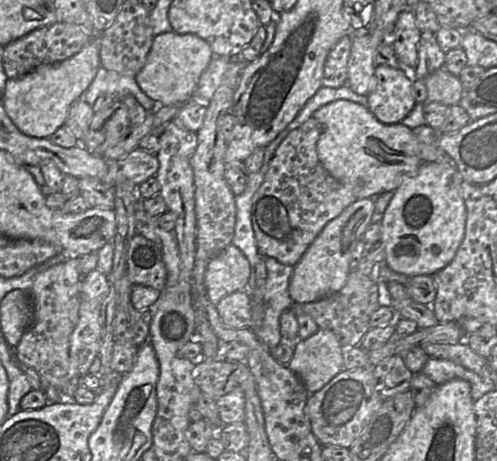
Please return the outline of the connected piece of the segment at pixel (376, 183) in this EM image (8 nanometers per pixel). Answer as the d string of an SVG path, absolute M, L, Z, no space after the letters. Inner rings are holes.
M335 100L313 113L322 125L317 154L322 166L339 182L349 186L357 199L395 191L404 176L415 174L422 160L414 130L403 125L384 124L365 106L349 100Z

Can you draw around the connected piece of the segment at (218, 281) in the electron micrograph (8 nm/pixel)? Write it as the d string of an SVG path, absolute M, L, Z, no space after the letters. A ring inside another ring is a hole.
M230 244L213 257L205 272L207 296L214 305L225 296L248 289L251 267L248 259Z

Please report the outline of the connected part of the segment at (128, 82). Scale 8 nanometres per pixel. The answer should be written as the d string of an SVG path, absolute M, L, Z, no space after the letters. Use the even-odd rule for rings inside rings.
M100 66L91 84L83 93L82 98L92 106L102 94L112 94L119 99L132 95L147 112L155 111L159 105L141 90L135 77L125 76Z

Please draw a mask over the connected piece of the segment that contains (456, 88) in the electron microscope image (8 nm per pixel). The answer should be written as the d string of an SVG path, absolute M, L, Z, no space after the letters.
M444 67L436 70L425 79L427 101L439 102L447 106L459 104L467 94L460 78L447 71Z

